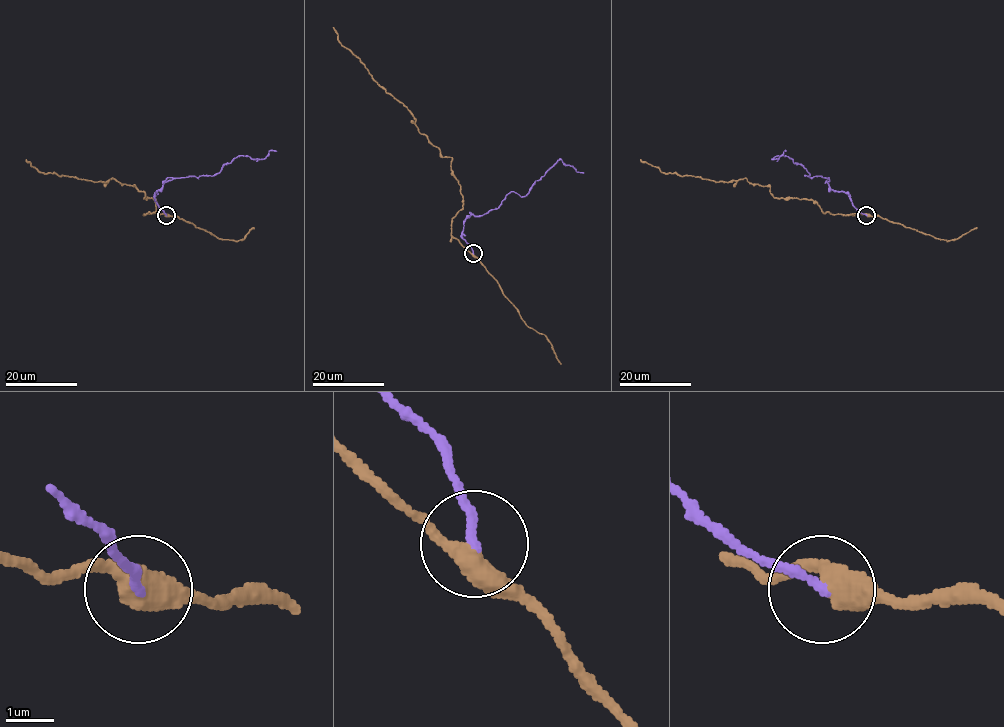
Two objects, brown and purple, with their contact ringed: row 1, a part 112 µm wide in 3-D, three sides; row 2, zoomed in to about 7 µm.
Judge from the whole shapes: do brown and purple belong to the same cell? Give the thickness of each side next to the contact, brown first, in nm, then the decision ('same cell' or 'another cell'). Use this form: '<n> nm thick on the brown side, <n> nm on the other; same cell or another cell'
440 nm thick on the brown side, 200 nm on the other; another cell

